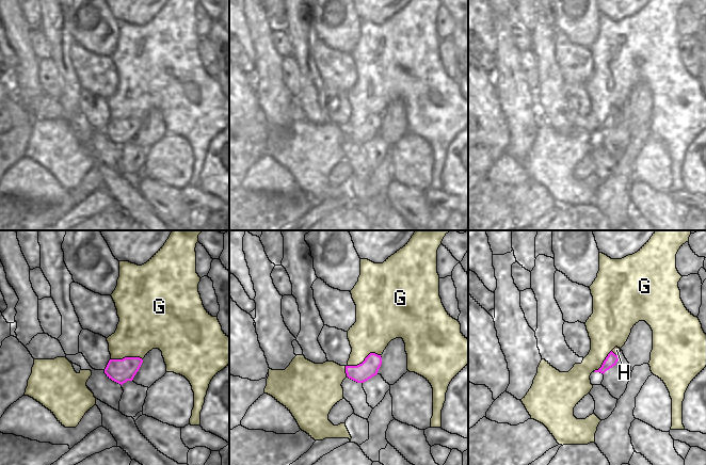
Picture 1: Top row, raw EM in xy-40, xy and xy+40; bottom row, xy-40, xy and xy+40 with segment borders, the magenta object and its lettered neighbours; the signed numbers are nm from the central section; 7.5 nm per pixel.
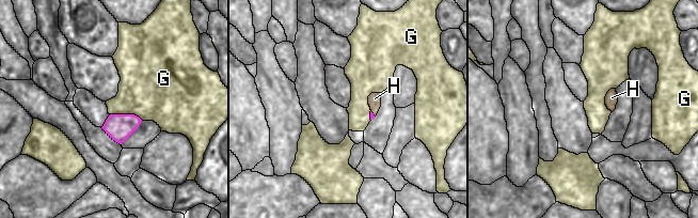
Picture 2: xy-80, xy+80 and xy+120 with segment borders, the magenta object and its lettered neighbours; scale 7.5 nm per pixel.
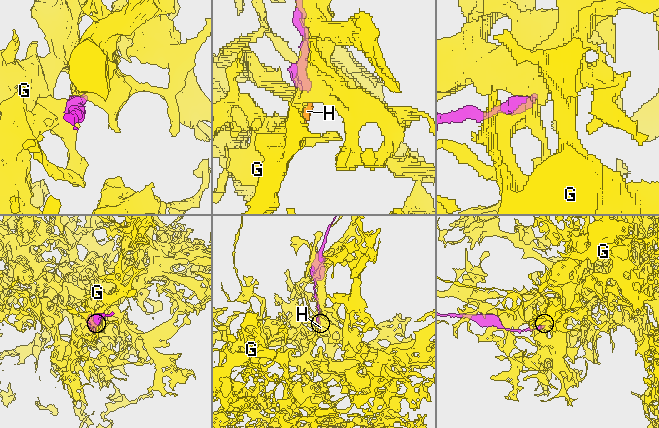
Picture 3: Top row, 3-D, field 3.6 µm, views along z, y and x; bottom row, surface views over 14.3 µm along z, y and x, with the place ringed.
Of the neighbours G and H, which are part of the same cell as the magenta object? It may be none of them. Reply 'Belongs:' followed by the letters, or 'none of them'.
Belongs: H

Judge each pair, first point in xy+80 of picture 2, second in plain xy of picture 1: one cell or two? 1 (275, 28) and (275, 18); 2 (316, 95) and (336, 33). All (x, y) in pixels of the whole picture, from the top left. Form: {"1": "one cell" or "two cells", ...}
{"1": "two cells", "2": "two cells"}

